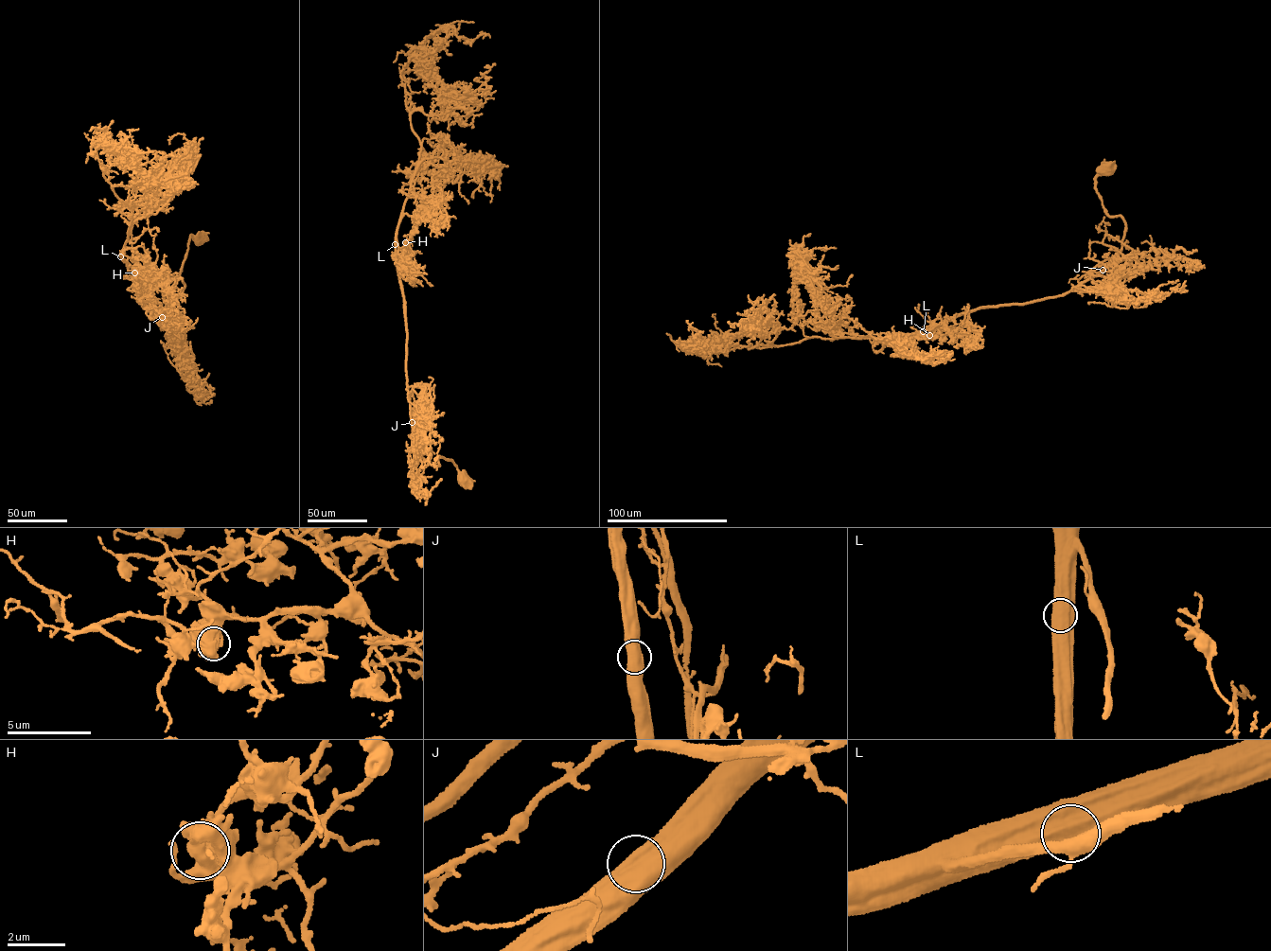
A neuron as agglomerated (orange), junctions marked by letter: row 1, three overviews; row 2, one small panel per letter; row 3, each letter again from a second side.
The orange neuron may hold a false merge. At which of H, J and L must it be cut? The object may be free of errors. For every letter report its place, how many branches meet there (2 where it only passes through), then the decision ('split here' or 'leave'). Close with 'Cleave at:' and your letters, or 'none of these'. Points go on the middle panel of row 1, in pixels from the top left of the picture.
H: place (405, 242); branches 2; leave
J: place (412, 422); branches 2; leave
L: place (395, 244); branches 2; leave
Cleave at: none of these

